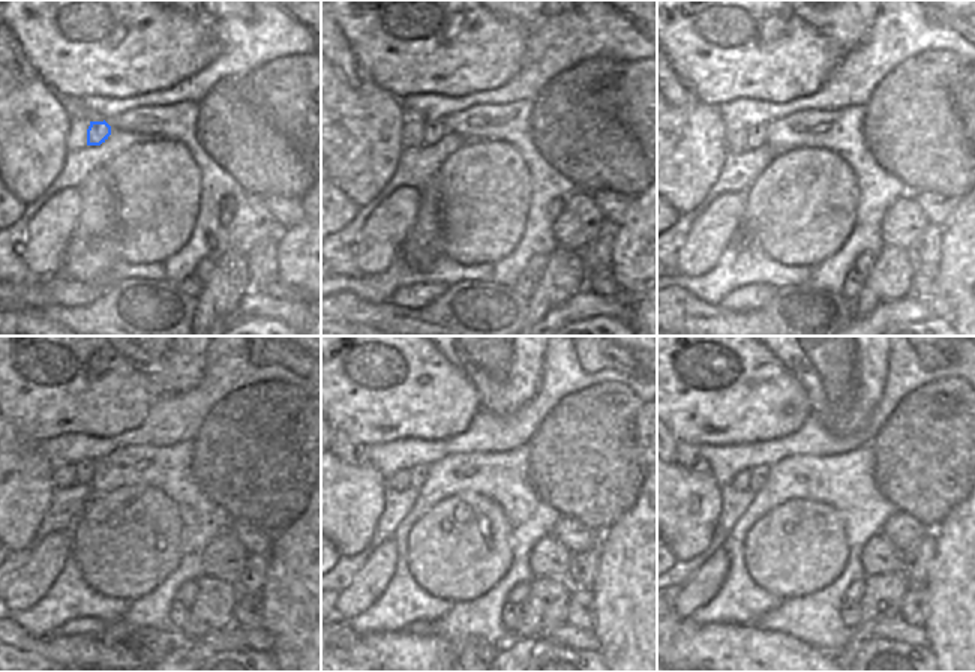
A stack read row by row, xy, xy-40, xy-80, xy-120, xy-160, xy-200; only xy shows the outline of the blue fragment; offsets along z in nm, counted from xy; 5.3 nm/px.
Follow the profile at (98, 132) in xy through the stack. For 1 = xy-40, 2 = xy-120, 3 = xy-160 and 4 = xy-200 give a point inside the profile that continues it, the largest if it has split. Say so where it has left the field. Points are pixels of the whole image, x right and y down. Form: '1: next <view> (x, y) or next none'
1: next xy-40 (434, 131)
2: next xy-120 (84, 470)
3: next xy-160 (419, 474)
4: next xy-200 (759, 474)

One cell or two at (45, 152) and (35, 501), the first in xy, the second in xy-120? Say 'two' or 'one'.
one

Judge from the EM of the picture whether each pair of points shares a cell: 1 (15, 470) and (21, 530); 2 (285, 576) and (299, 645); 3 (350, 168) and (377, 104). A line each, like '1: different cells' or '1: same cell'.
1: same cell
2: same cell
3: same cell

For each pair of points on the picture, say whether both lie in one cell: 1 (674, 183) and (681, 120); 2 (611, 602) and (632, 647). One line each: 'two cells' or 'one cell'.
1: one cell
2: one cell

